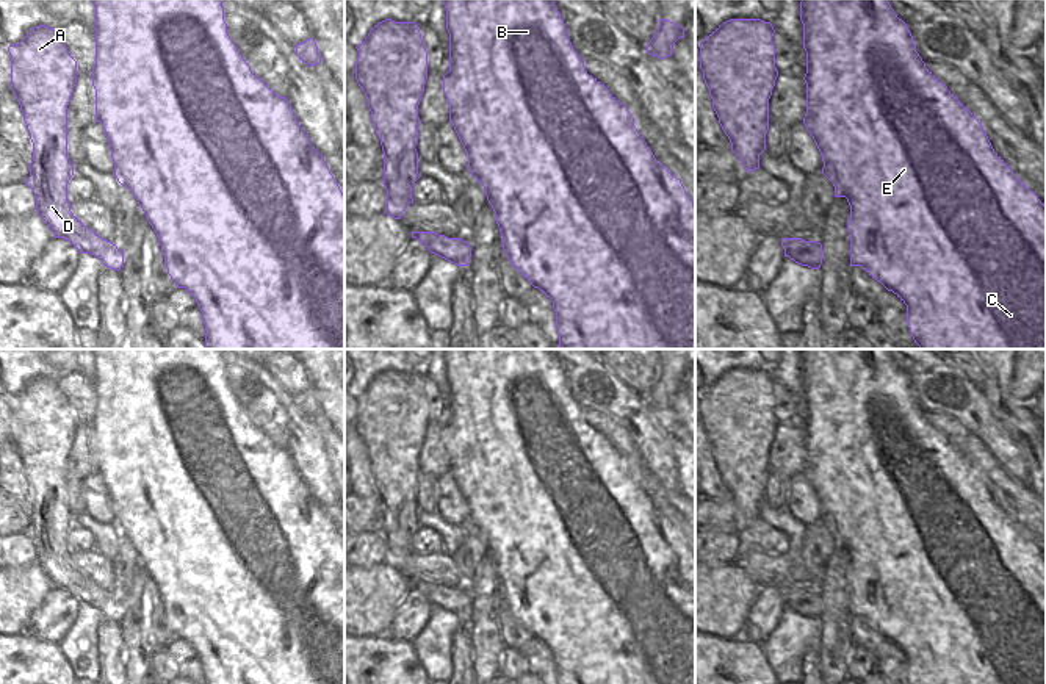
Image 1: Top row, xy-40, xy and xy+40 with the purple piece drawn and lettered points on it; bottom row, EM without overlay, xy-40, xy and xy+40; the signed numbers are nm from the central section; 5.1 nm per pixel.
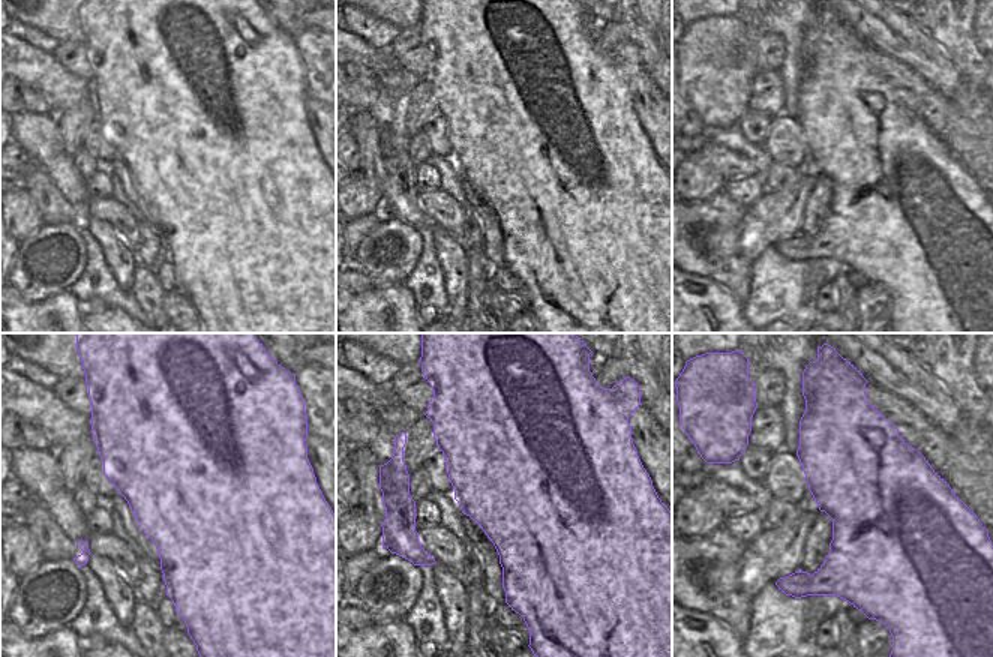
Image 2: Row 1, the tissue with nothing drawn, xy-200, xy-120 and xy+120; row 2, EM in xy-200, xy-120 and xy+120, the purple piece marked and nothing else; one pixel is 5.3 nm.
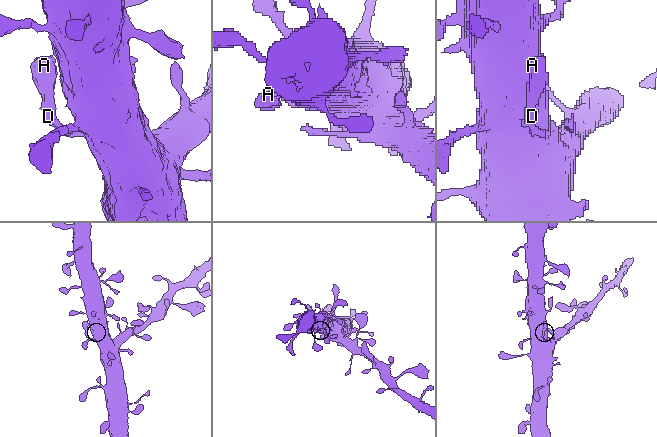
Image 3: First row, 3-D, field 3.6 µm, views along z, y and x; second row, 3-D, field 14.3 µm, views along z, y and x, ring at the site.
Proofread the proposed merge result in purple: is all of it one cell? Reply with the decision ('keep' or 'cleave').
keep

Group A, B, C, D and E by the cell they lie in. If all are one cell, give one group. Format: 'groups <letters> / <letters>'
groups A B C D E

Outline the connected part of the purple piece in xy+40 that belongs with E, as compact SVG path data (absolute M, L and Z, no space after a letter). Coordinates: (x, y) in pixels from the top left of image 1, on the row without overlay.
M802 349L803 399L806 402L806 465L803 474L813 487L824 512L822 524L833 534L835 548L846 548L850 556L847 581L850 584L850 617L861 617L872 629L893 642L907 656L910 684L1046 684L1046 556L1030 542L994 502L979 470L927 418L913 393L907 374L897 368L888 349Z

